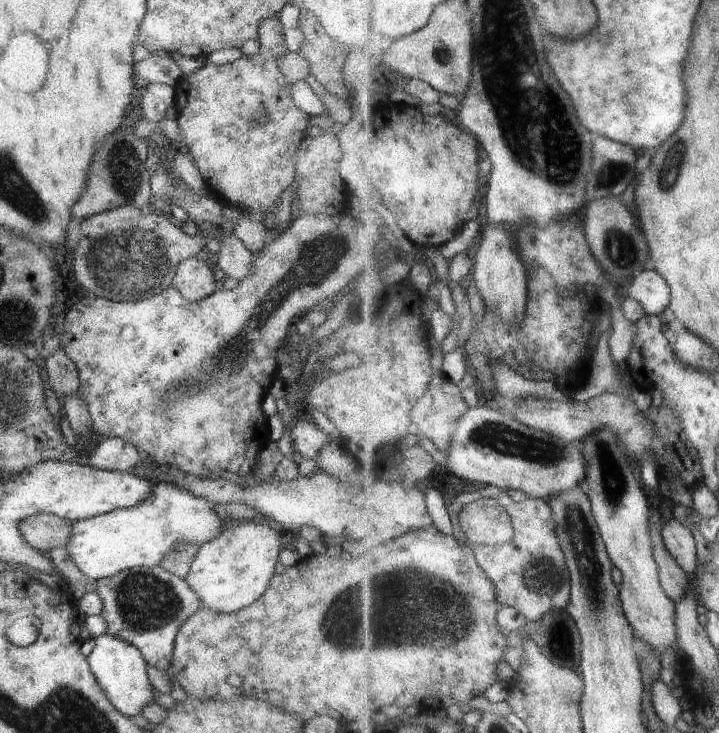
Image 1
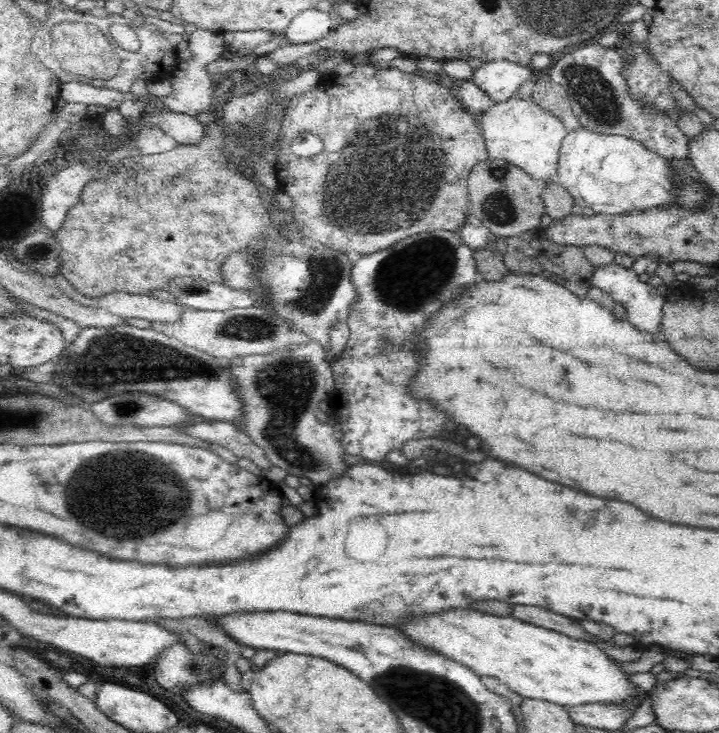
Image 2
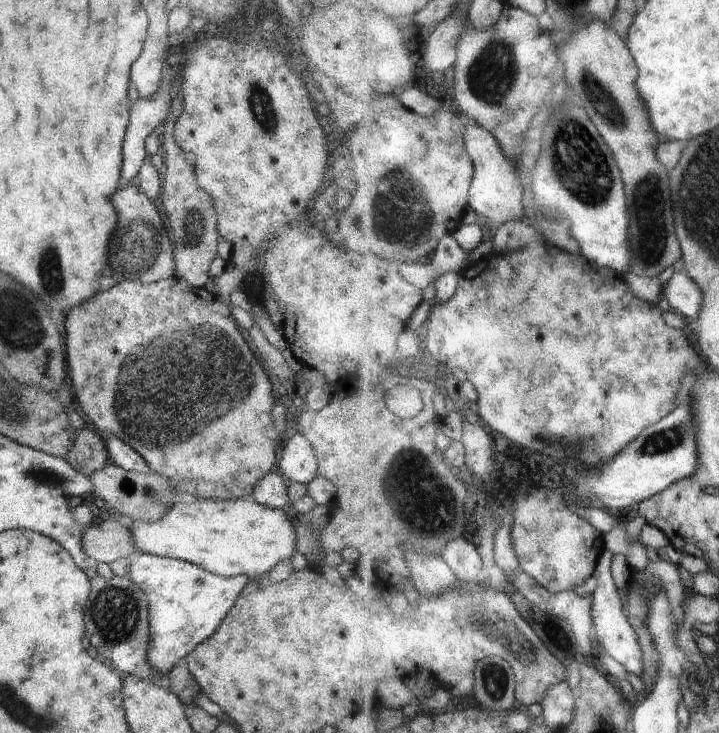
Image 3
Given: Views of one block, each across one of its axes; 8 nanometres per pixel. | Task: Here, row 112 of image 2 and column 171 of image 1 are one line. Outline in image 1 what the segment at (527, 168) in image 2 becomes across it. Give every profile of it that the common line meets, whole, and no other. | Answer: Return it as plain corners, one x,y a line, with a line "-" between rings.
160,481
153,486
151,497
134,506
73,521
66,550
79,570
95,581
126,569
155,567
176,545
186,542
203,545
225,529
213,506
205,498
190,494
174,483

